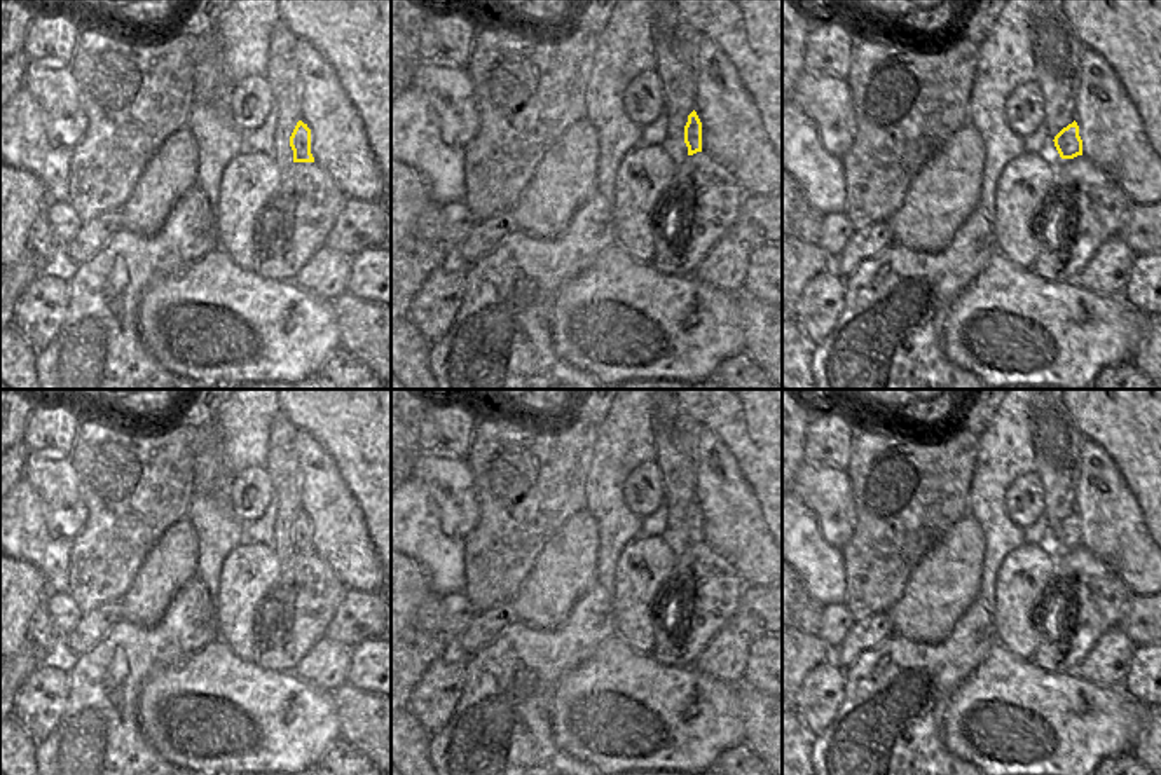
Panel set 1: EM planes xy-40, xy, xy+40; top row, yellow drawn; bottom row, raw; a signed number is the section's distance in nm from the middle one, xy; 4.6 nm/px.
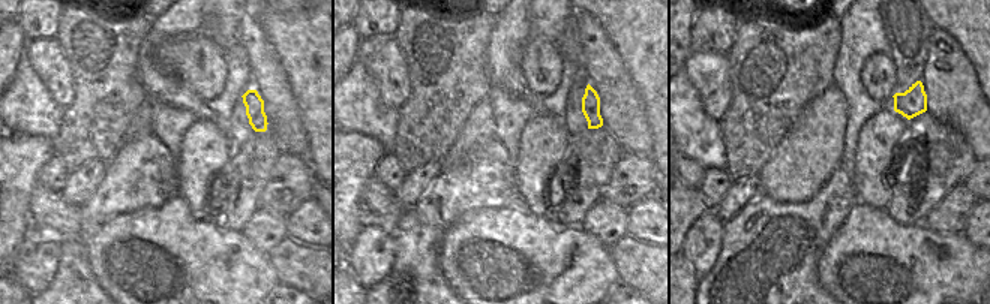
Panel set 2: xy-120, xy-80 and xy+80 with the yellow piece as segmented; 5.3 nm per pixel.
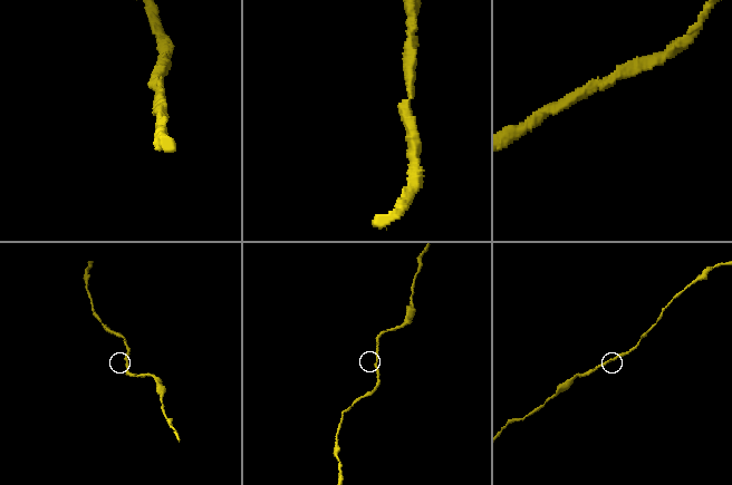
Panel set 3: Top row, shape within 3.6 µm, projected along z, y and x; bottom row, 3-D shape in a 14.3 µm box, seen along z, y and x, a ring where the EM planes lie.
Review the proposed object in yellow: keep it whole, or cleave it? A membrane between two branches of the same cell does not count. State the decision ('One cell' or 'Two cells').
One cell.

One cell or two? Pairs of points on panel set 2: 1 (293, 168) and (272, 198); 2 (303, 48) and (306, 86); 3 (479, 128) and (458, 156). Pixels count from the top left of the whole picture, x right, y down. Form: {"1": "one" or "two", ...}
{"1": "one", "2": "one", "3": "one"}

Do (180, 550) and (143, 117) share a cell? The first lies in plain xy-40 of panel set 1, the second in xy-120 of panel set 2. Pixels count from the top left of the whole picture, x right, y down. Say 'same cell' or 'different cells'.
same cell

